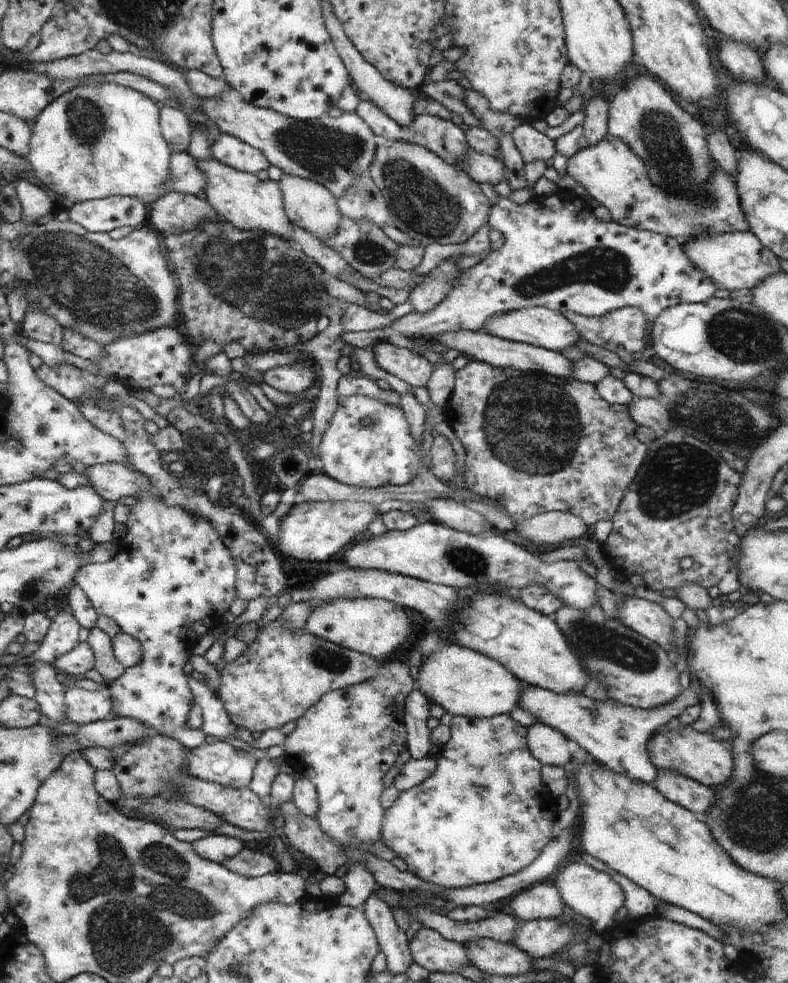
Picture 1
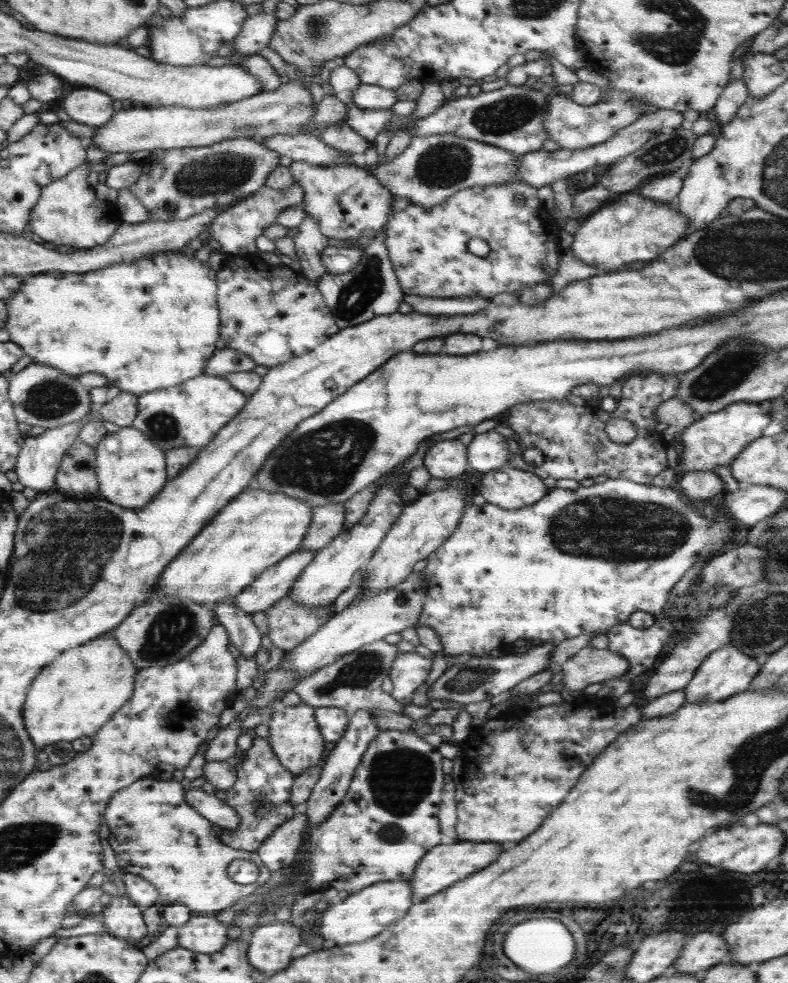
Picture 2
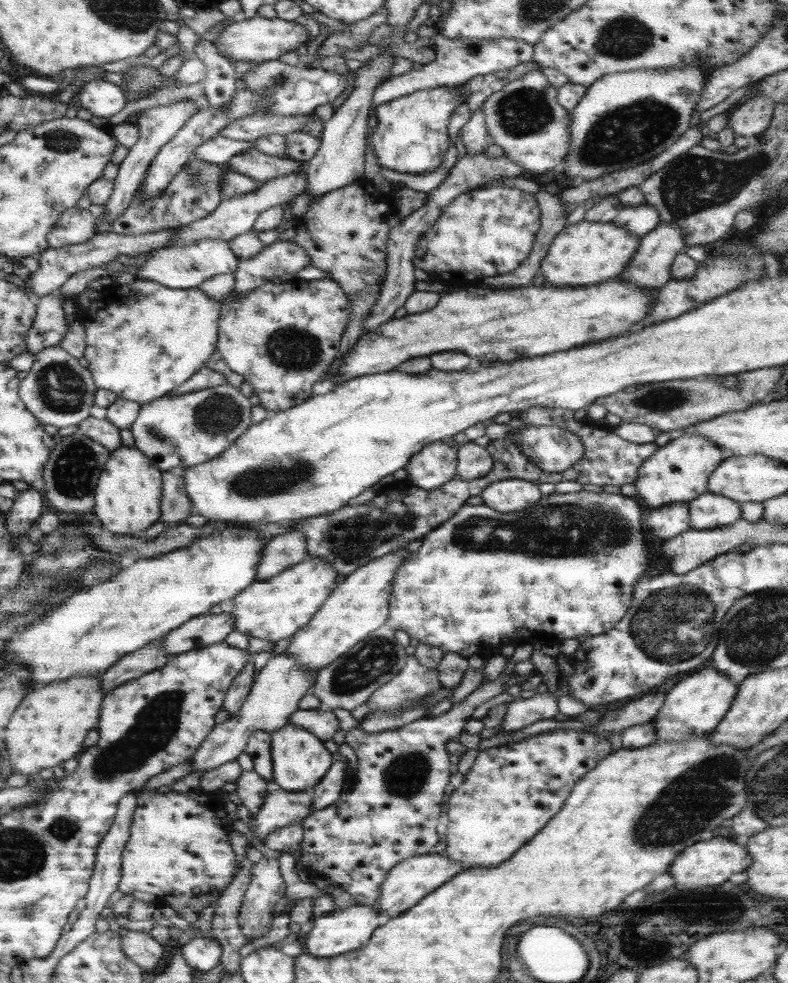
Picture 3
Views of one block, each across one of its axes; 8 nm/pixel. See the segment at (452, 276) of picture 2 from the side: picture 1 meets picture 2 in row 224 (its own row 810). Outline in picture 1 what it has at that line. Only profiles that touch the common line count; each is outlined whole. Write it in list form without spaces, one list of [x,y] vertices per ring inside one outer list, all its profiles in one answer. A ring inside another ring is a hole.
[[[507,714],[495,715],[486,719],[468,719],[454,716],[448,726],[449,740],[439,748],[439,756],[435,760],[435,770],[425,780],[409,788],[409,790],[398,792],[389,808],[383,813],[380,828],[380,840],[389,850],[393,851],[395,860],[404,862],[405,870],[419,877],[425,883],[431,883],[443,889],[458,889],[481,883],[490,883],[494,880],[515,874],[533,862],[550,840],[551,825],[556,819],[557,811],[554,808],[555,799],[549,794],[547,787],[540,781],[540,764],[531,756],[527,750],[524,734],[526,727],[509,718]]]

